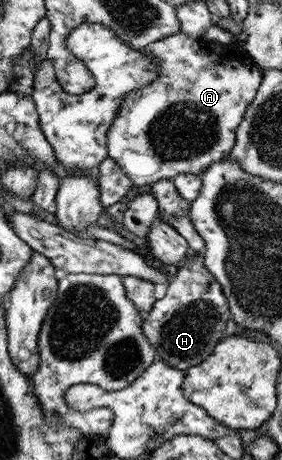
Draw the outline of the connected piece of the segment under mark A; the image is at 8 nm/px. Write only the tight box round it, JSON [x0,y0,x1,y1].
[107,32,263,186]

